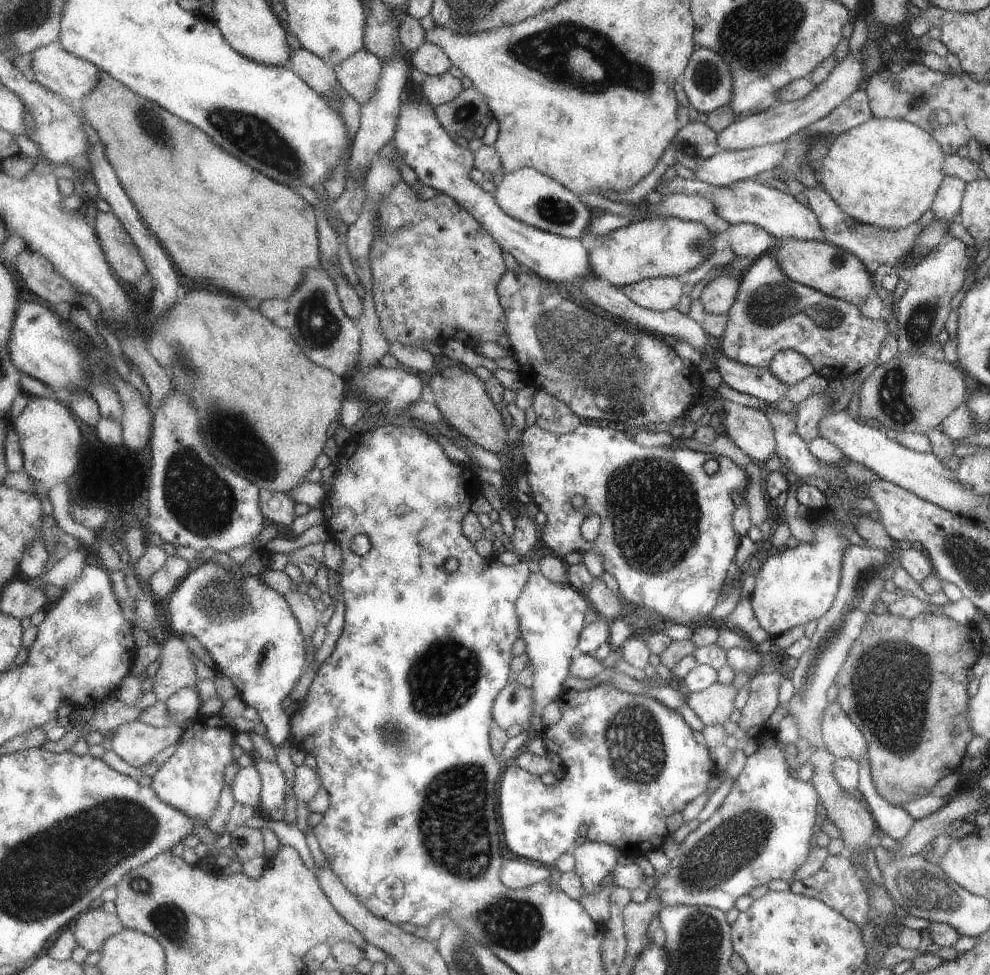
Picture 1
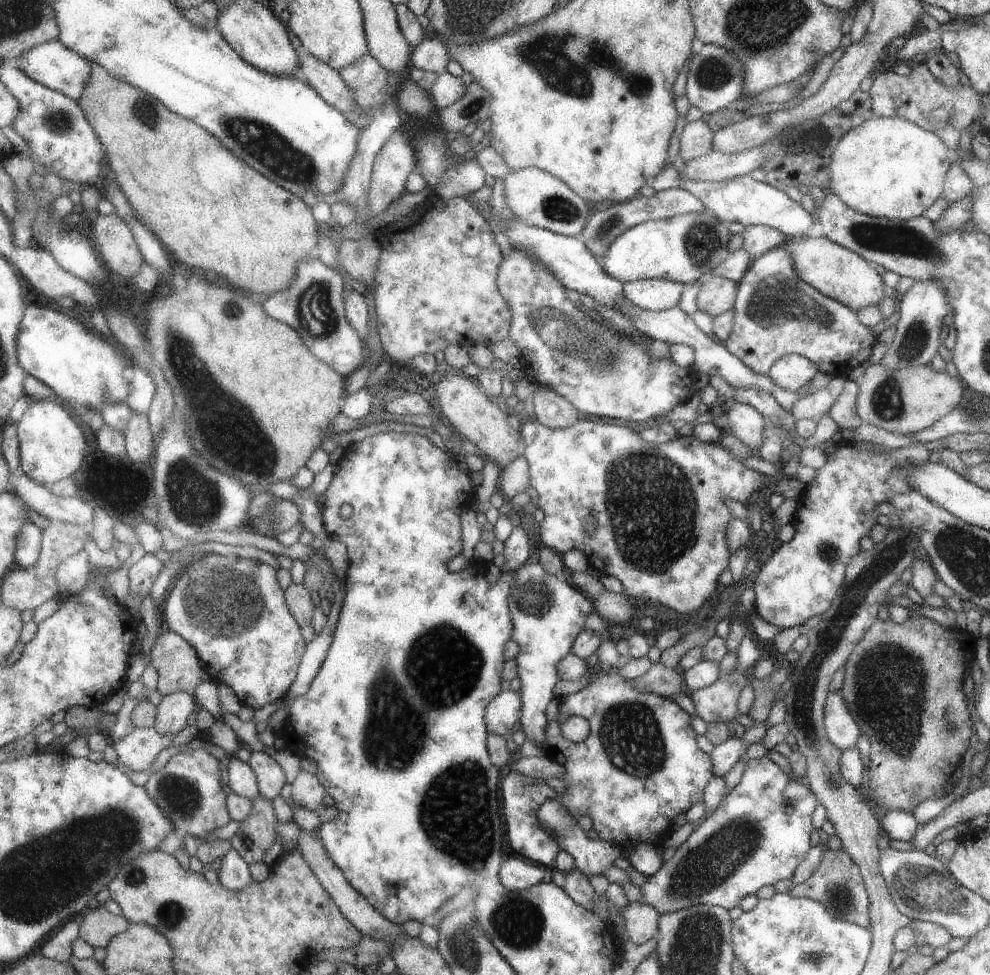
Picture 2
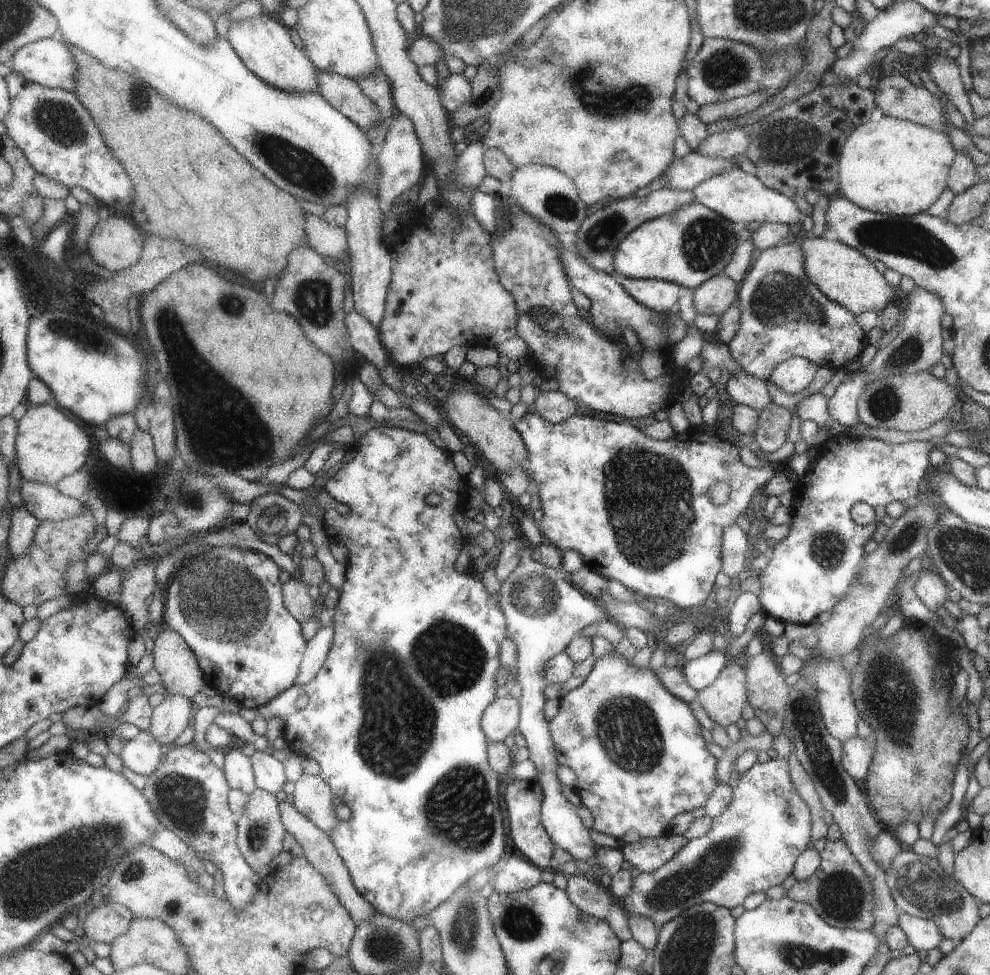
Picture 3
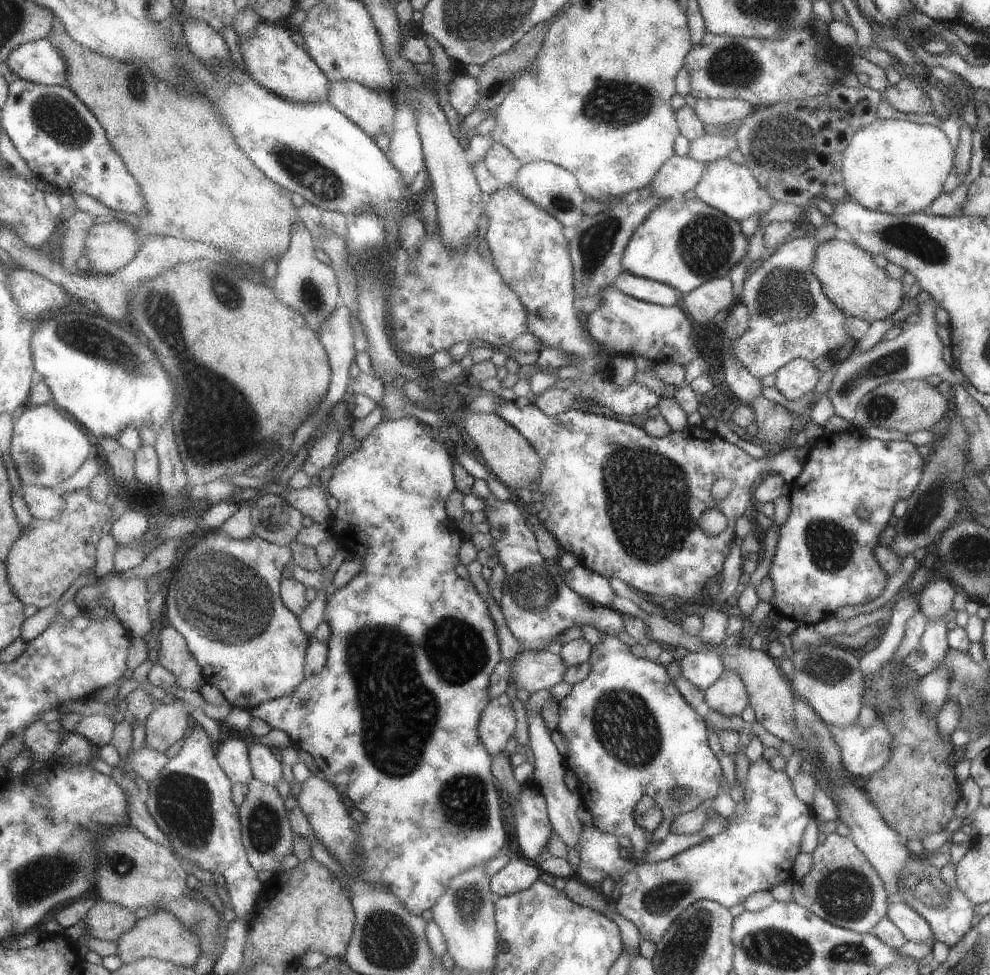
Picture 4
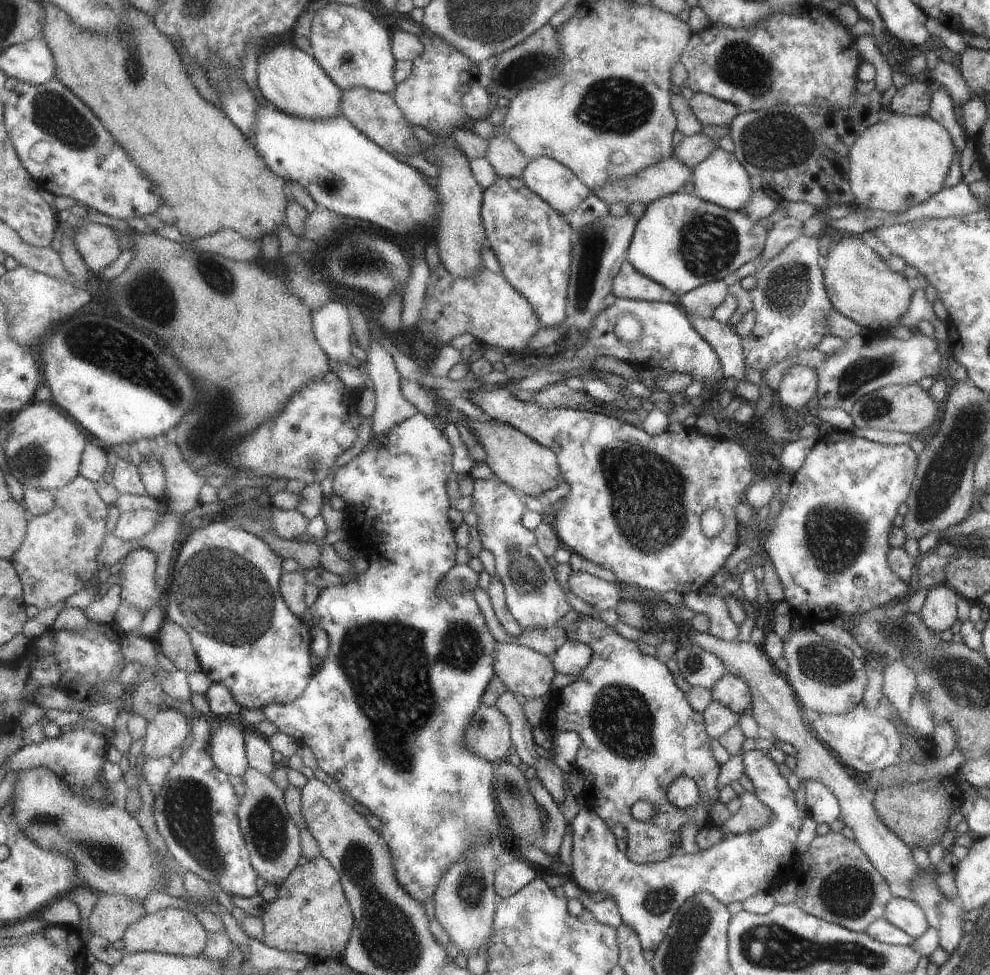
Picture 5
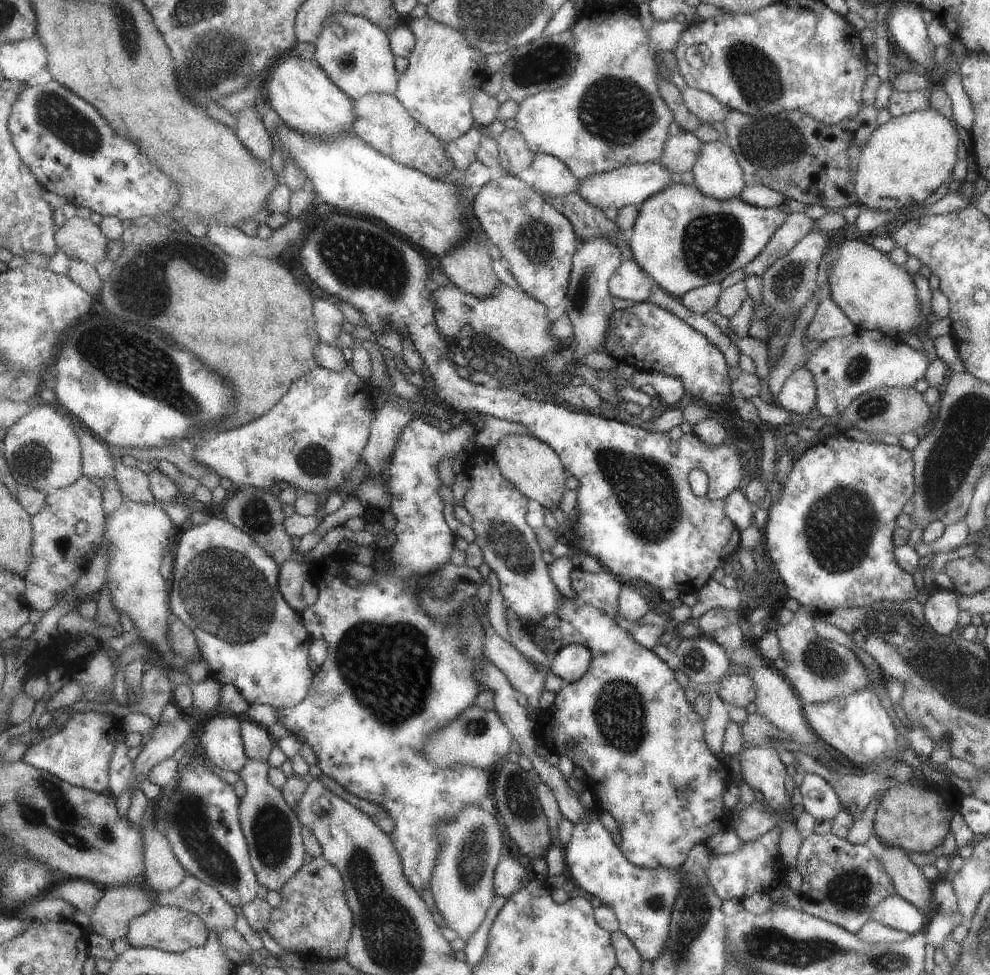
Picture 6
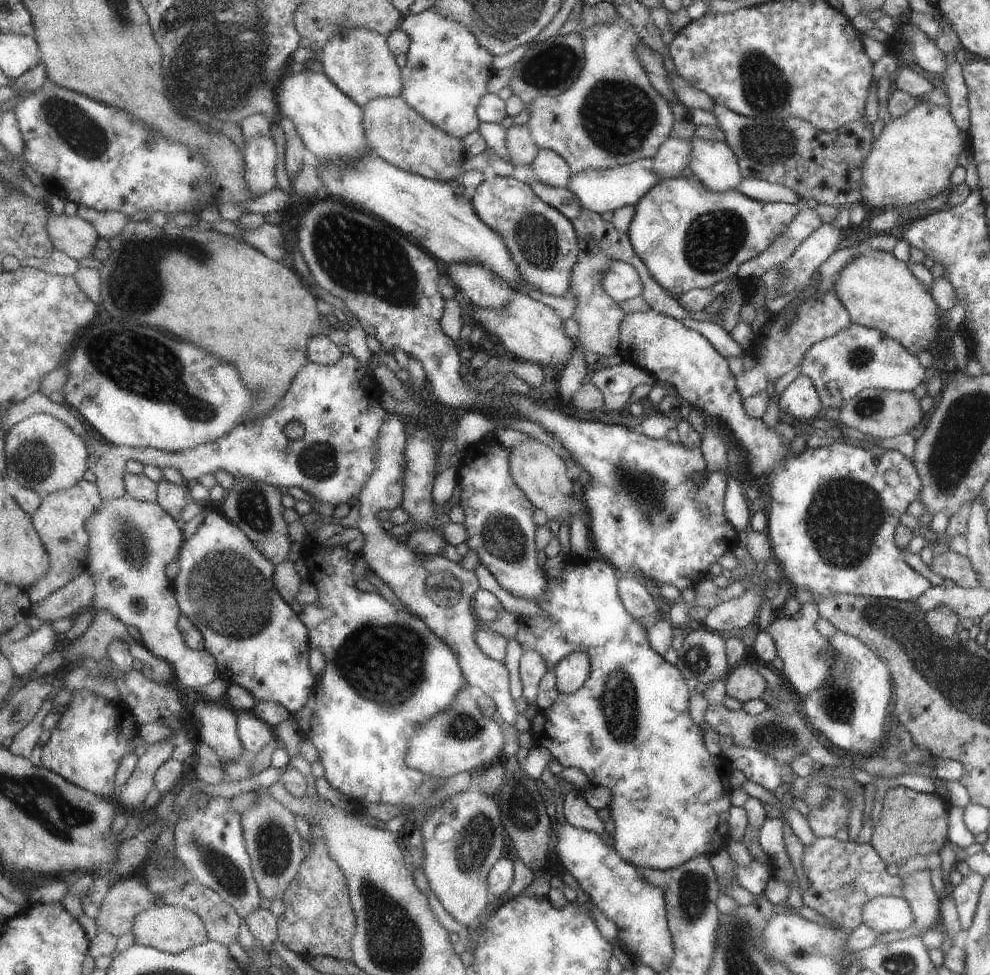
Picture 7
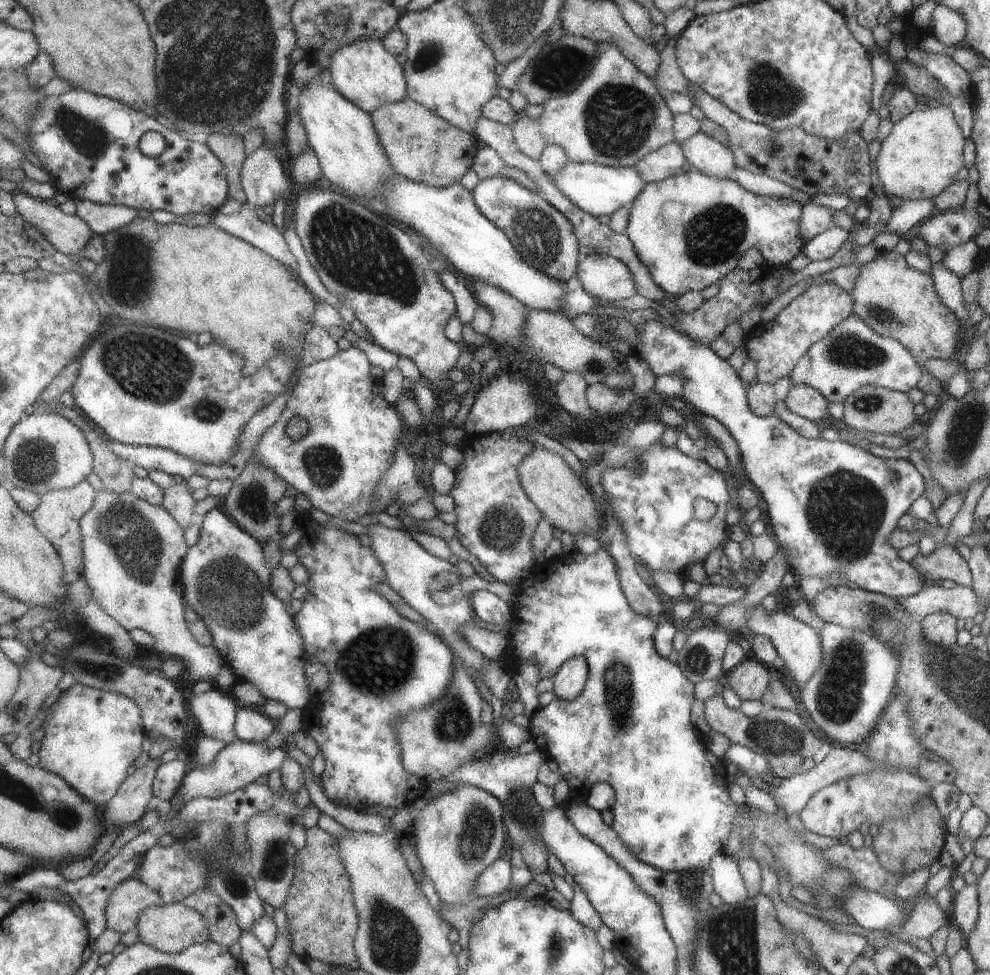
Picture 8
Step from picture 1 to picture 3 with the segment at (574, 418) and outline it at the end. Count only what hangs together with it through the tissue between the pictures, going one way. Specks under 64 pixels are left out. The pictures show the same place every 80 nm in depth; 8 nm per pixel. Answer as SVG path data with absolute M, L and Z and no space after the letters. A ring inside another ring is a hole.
M561 390L543 391L537 393L532 409L549 422L557 424L577 414L578 405L576 400L570 399Z

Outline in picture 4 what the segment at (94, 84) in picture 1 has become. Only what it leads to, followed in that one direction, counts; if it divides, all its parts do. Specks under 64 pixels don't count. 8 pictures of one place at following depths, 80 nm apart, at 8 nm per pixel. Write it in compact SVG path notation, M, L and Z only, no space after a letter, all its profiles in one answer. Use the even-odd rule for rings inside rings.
M48 39L29 41L5 59L3 67L21 79L40 85L65 85L65 60Z

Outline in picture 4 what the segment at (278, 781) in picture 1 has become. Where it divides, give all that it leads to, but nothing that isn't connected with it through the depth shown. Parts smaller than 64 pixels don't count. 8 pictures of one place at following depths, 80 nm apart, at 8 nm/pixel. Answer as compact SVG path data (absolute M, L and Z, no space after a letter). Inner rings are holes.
M251 744L249 749L250 763L253 777L261 782L276 785L283 778L283 764L279 755L276 755L271 746L265 744Z

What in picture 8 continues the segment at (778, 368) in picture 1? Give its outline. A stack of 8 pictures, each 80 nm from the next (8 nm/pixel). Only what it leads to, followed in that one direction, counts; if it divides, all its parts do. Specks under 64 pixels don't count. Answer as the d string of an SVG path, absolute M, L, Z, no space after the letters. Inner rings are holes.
M803 384L791 386L783 402L789 412L807 418L812 422L829 417L828 402L818 391Z

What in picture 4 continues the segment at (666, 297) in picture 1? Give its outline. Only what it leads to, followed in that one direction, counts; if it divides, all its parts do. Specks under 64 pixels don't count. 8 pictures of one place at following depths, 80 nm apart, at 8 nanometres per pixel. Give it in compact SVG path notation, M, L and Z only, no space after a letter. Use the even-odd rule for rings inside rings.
M623 270L614 280L614 286L628 297L663 306L679 304L684 295L668 284L635 276Z

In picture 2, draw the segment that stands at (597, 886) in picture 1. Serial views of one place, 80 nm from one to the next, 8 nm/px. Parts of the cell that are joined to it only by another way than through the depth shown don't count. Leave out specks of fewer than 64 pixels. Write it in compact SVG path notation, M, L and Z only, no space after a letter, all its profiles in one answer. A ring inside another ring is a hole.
M552 794L550 801L547 801L538 812L539 820L546 827L546 829L556 835L558 844L561 845L562 850L566 850L573 856L577 870L584 875L602 875L609 866L613 866L613 862L623 856L624 850L615 843L603 841L601 839L592 840L589 832L583 830L579 826L577 819L563 806L558 800L557 796Z

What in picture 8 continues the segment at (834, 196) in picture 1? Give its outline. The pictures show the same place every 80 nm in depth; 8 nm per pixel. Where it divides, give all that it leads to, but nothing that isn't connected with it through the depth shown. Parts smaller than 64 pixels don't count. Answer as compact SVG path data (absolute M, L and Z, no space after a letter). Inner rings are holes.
M922 104L916 106L907 116L892 124L875 154L873 168L885 196L902 201L933 199L955 181L955 174L963 167L963 142L965 139L949 107L944 104L933 108Z

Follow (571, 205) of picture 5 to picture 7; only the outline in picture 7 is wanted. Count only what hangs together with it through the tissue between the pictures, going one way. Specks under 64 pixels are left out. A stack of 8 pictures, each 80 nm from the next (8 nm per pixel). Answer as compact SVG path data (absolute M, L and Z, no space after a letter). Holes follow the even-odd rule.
M541 149L529 167L532 168L531 171L523 167L515 168L513 178L529 184L539 179L539 182L559 188L568 187L573 178L573 172L567 160L551 149Z

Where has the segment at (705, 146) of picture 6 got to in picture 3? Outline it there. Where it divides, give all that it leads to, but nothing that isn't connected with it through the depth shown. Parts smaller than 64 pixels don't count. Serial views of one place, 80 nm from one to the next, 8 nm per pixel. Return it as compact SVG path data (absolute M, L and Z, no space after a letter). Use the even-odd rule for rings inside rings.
M739 167L722 170L720 173L698 182L692 188L692 193L695 201L732 224L759 221L760 223L781 223L789 226L789 224L795 224L800 218L801 220L806 219L790 198L763 186L755 175L746 173Z

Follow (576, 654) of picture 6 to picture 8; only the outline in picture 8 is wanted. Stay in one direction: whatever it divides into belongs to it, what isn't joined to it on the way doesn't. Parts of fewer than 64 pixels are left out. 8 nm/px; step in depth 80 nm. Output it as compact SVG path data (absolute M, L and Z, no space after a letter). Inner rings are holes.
M573 657L558 670L554 676L555 694L559 699L575 700L586 687L589 680L589 667L585 657Z

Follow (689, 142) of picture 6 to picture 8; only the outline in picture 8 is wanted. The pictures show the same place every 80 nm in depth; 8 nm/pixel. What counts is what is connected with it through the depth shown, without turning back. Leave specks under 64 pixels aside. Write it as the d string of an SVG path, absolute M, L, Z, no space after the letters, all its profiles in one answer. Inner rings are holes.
M670 142L653 153L646 154L634 165L637 174L647 183L656 183L681 171L685 157L680 144Z

